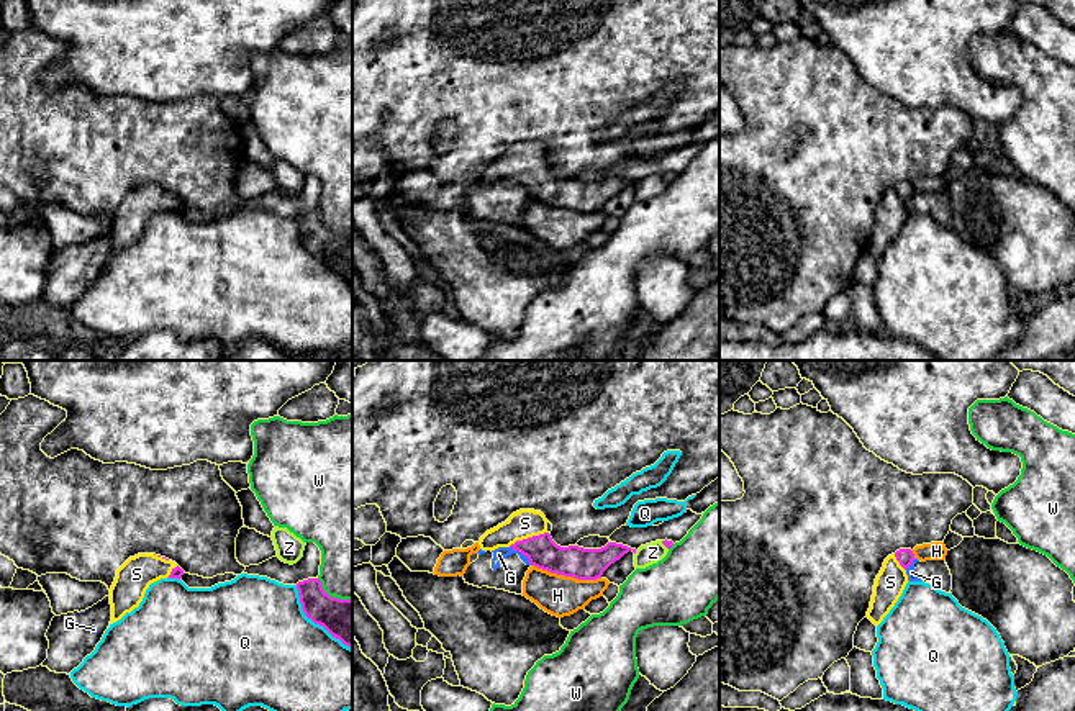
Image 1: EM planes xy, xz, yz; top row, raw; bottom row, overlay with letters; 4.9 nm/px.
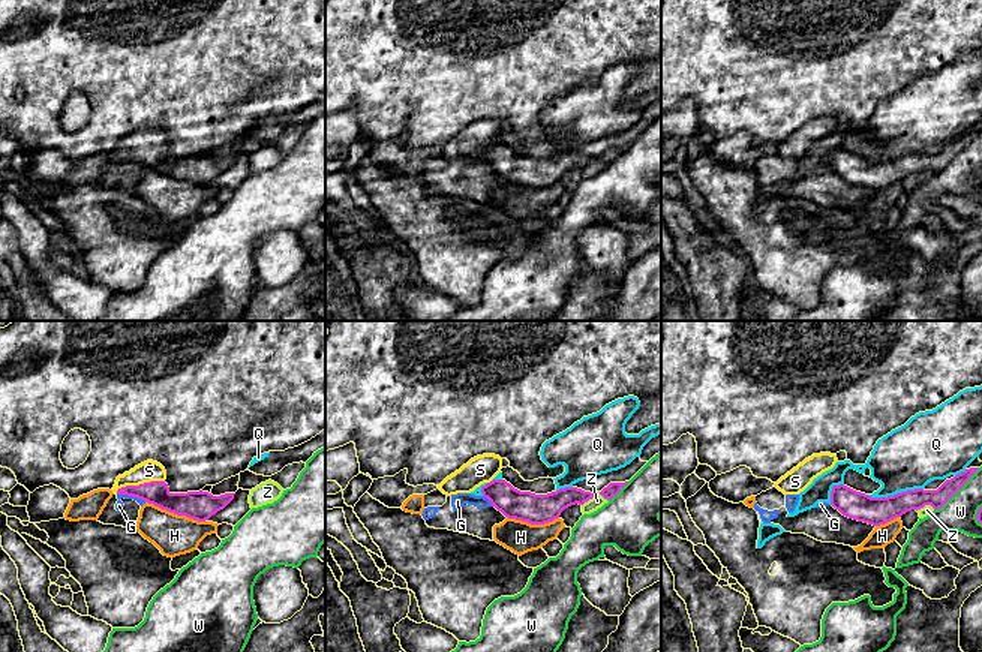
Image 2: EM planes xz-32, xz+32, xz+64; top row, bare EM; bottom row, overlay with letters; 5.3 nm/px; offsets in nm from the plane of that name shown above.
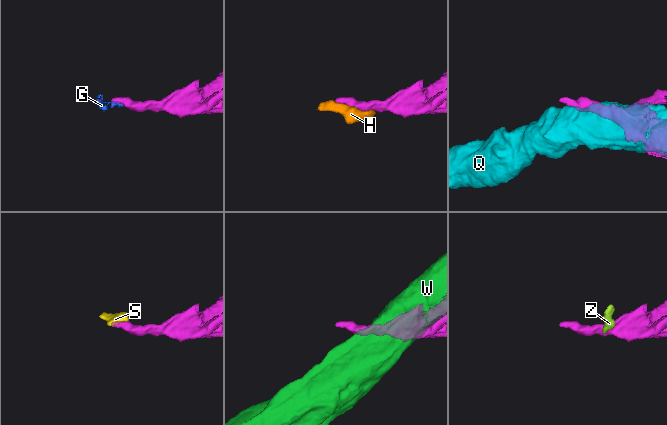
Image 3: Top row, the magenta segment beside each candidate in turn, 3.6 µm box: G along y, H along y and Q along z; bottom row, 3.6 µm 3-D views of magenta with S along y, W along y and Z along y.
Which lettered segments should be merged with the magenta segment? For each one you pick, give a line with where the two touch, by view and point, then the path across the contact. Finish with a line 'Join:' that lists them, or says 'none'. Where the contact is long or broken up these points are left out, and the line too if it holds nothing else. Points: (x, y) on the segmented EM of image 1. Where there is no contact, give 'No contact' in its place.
S: Touches magenta at xz (528, 538). Path across: xz (541, 551), (528, 538), (525, 523)
Join: S

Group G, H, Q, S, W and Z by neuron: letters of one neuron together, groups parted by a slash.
G / H / Q / S / W / Z

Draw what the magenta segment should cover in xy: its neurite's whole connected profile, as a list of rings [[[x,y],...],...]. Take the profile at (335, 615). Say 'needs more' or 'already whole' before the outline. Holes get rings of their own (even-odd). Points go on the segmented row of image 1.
already whole; [[[318,578],[298,582],[297,590],[305,616],[352,649],[352,600],[329,596]]]

